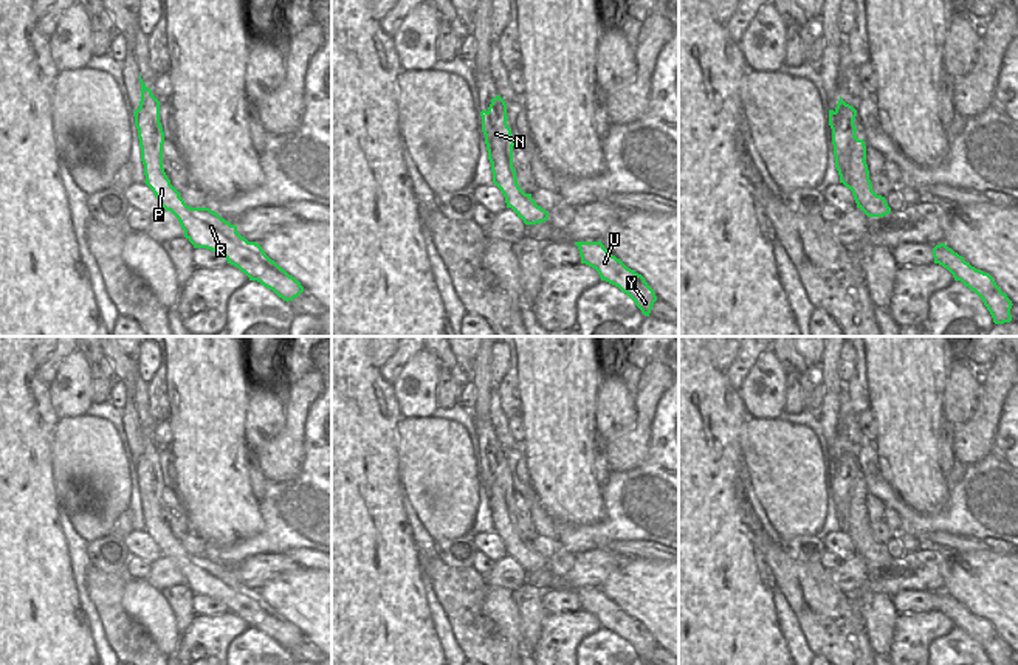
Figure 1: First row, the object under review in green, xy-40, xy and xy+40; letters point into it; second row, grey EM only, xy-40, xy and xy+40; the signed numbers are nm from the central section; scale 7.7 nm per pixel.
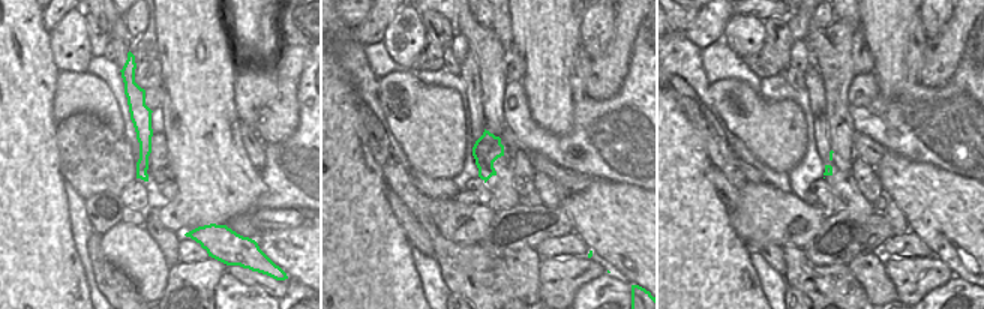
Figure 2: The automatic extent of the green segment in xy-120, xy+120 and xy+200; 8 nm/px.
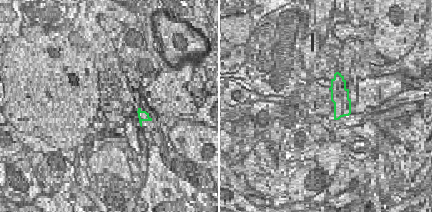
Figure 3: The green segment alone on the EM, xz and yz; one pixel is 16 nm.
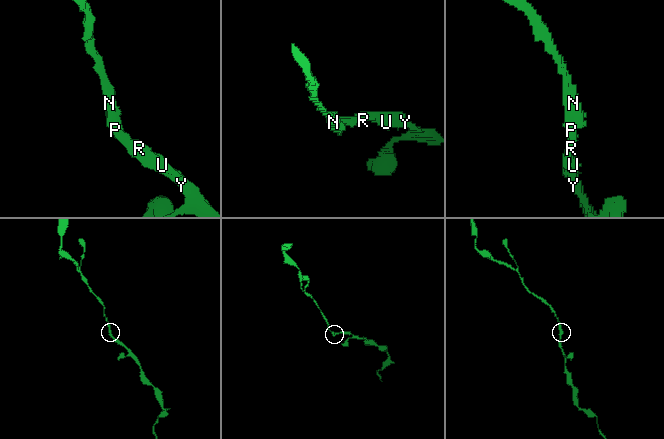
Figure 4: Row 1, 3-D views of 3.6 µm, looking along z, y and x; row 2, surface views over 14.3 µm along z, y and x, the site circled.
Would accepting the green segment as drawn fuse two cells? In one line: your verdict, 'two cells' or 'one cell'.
one cell

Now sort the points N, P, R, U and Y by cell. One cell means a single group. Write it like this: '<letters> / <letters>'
N P R U Y

